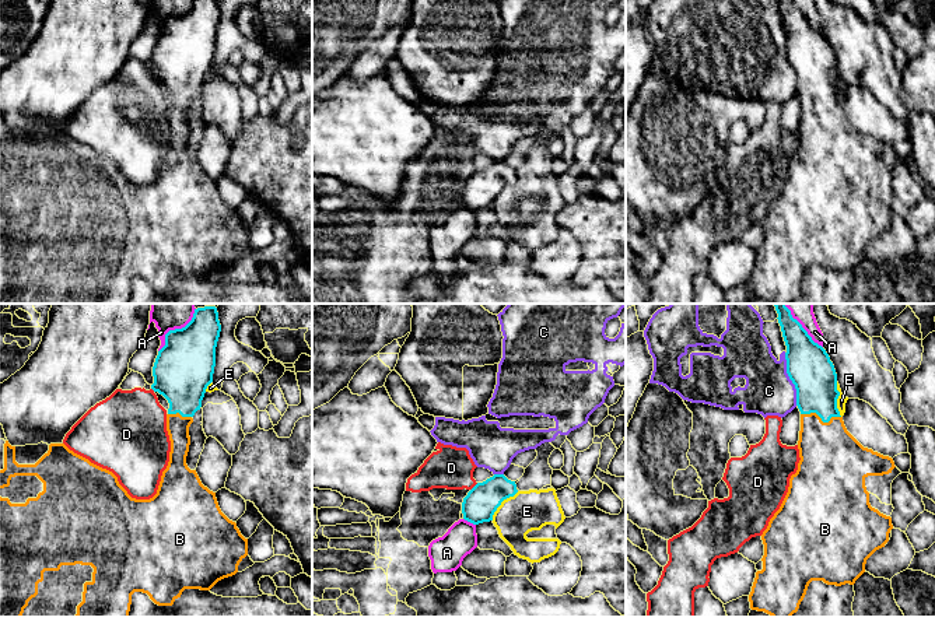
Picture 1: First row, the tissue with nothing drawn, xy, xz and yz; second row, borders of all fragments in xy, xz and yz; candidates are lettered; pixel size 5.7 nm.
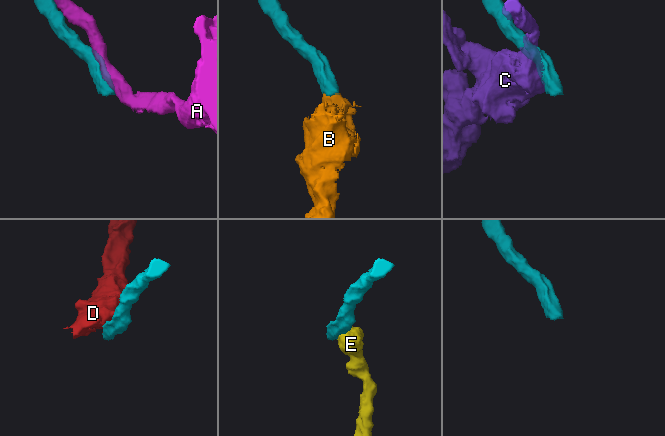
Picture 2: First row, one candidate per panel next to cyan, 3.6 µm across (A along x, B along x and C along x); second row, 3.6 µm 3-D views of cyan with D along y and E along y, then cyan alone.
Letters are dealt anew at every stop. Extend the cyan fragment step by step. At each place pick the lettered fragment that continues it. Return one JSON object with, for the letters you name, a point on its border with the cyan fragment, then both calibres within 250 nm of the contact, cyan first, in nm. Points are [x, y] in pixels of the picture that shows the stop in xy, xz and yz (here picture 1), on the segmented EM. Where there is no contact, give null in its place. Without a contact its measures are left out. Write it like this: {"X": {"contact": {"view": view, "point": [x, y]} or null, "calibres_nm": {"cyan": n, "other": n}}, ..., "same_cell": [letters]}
{"B": {"contact": {"view": "yz", "point": [820, 417]}, "calibres_nm": {"cyan": 260, "other": 360}}, "same_cell": ["B"]}

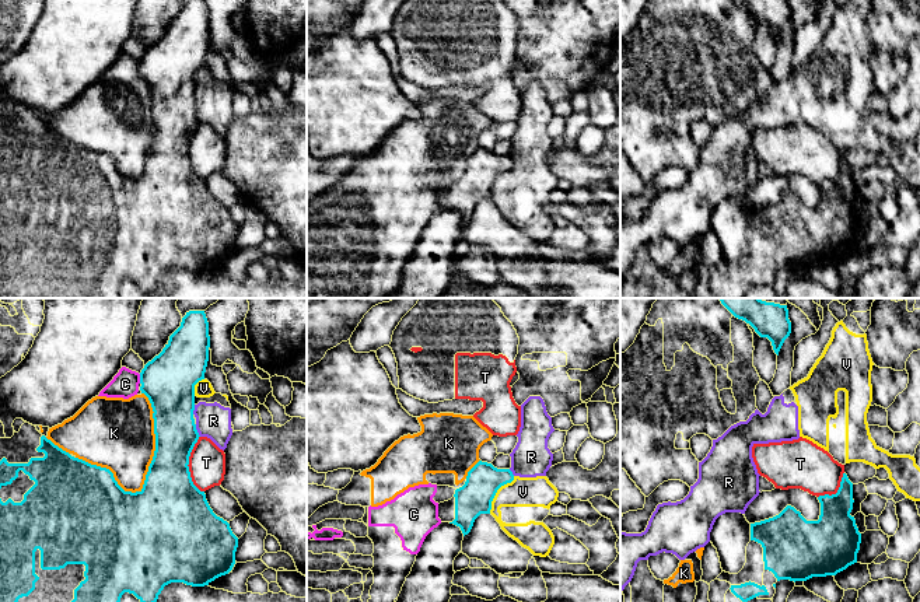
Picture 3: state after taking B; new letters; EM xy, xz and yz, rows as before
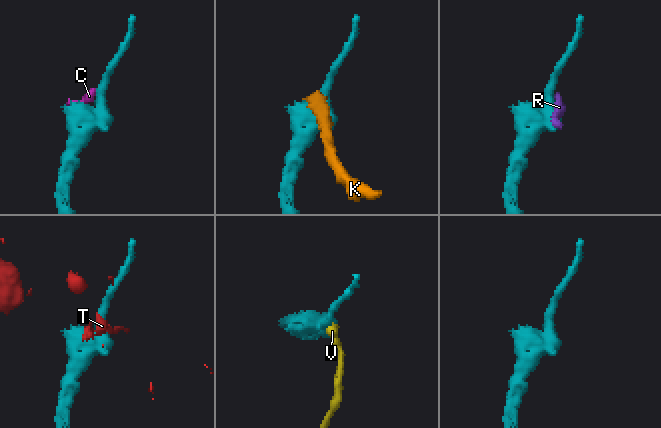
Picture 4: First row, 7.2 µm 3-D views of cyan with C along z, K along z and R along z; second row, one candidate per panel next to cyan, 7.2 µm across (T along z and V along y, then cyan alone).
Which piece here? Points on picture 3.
{"same_cell": []}

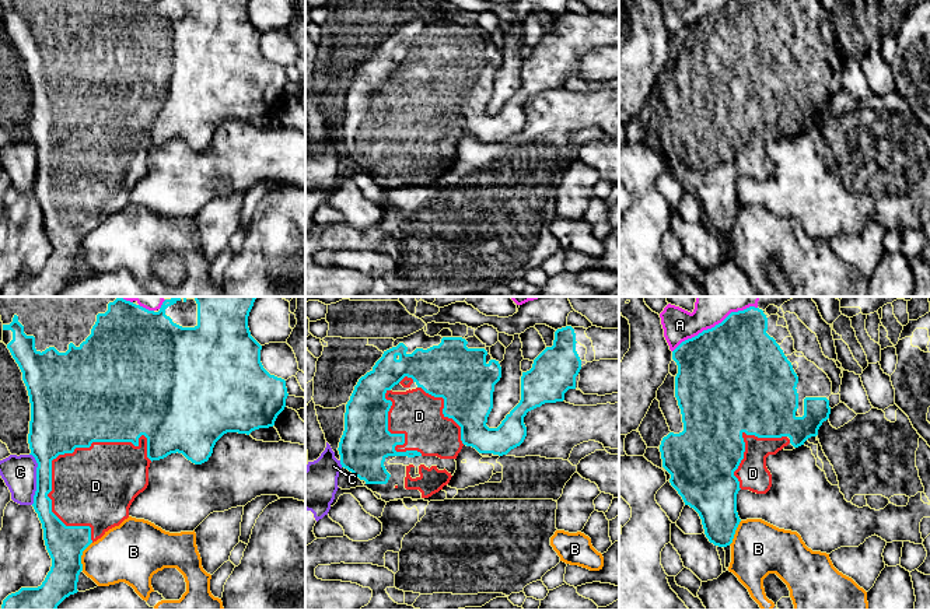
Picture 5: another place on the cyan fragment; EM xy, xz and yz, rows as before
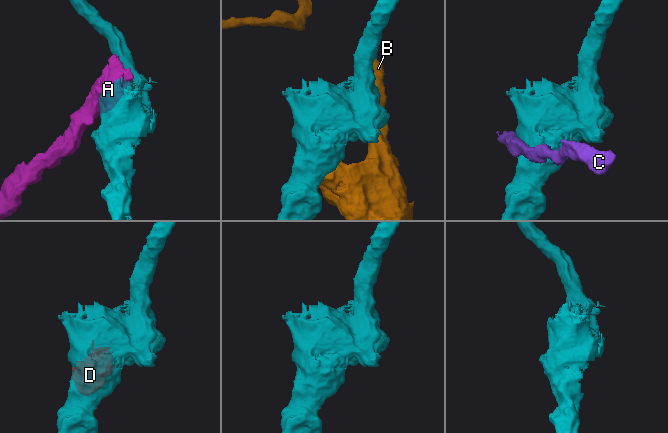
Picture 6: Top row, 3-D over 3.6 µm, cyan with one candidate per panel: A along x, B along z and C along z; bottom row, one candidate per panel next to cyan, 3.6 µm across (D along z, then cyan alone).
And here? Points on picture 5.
{"D": {"contact": {"view": "xy", "point": [51, 465]}, "calibres_nm": {"cyan": 340, "other": 420}}, "same_cell": ["D"]}

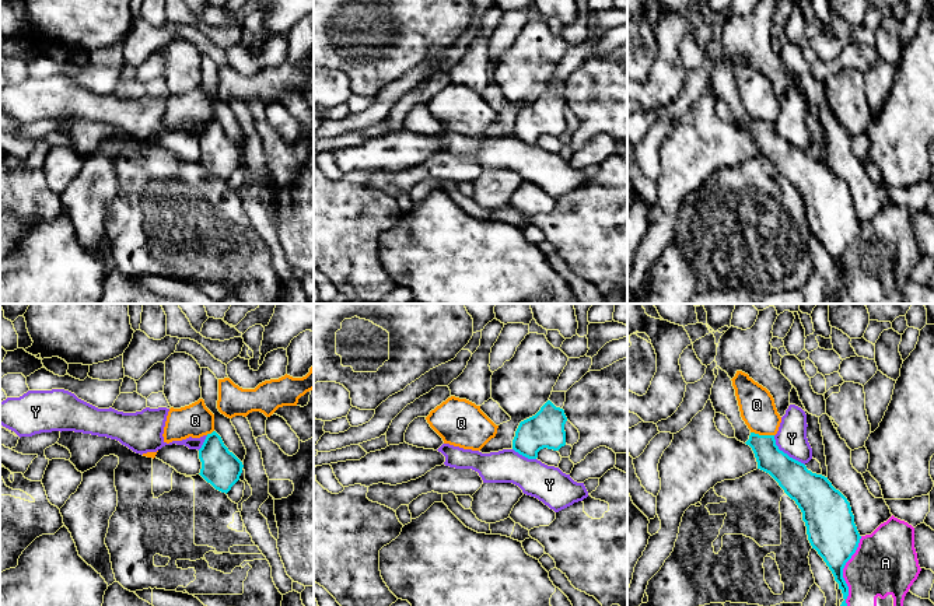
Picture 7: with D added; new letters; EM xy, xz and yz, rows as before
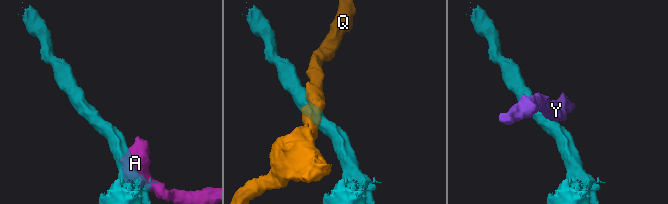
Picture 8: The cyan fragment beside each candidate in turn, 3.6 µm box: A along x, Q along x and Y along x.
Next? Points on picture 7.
{"same_cell": []}

